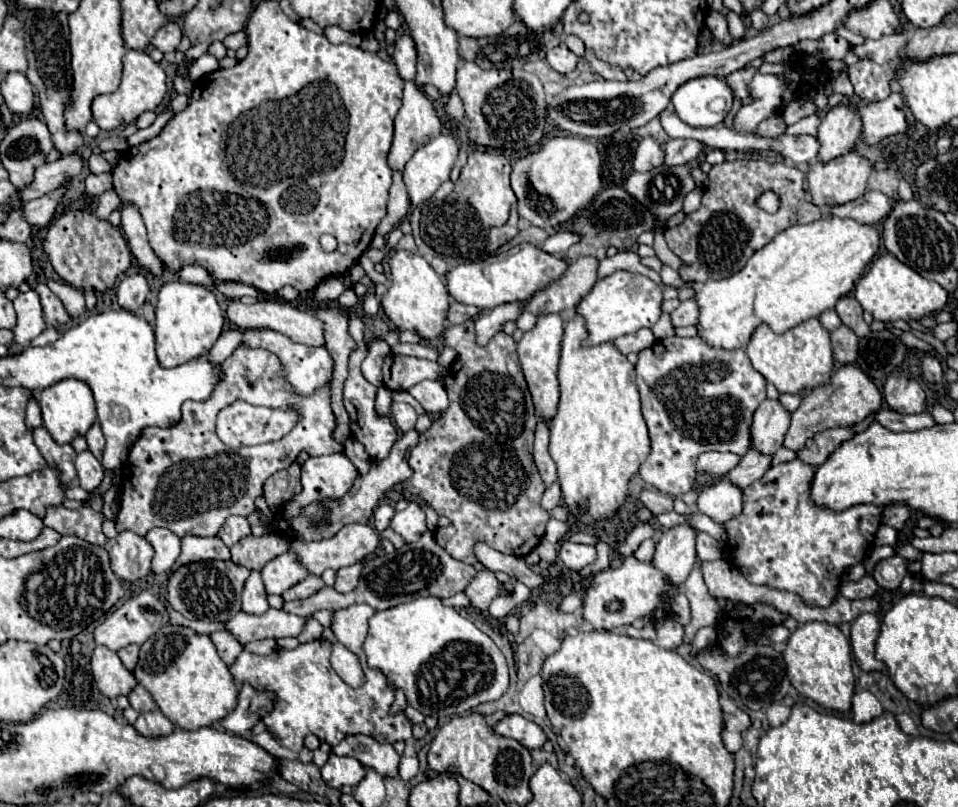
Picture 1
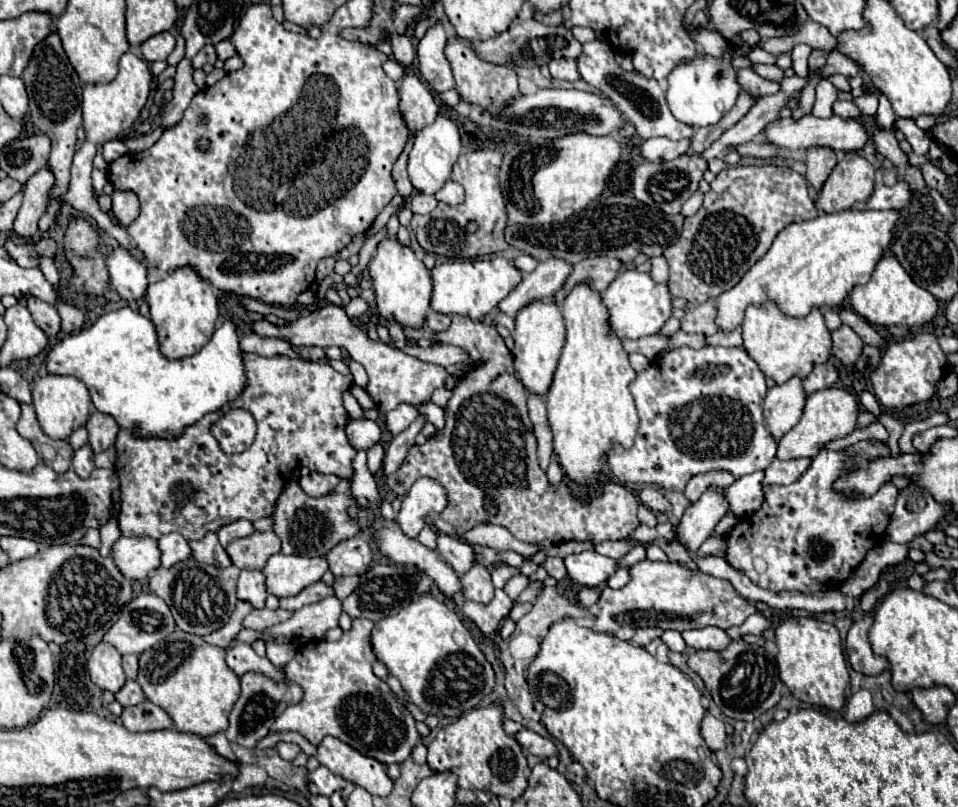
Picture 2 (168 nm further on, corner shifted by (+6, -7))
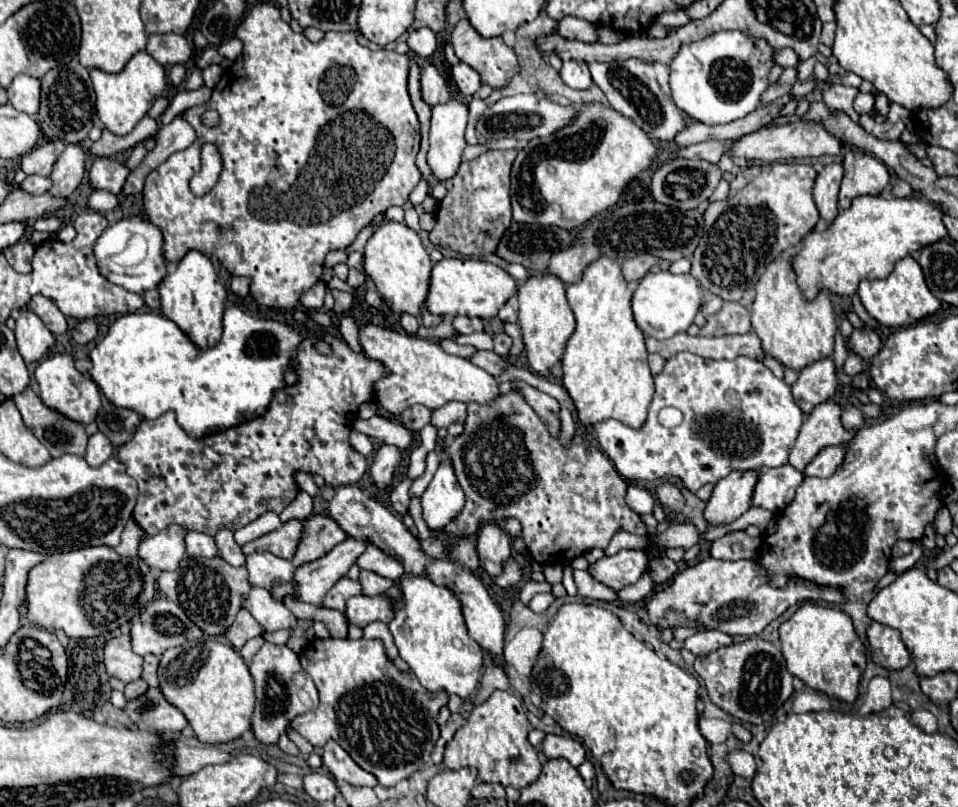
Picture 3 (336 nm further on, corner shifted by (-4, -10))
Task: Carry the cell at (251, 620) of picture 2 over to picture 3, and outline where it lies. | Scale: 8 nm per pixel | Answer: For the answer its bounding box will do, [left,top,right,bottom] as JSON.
[222,610,262,648]

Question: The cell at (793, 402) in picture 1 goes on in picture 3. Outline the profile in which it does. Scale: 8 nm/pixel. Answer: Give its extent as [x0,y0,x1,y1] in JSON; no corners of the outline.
[844,354,866,376]

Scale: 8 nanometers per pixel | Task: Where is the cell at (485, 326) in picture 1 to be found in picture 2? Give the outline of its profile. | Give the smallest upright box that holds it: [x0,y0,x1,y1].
[498,259,572,317]

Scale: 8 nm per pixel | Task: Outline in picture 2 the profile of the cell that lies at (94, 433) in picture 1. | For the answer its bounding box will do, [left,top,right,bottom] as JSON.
[86,411,118,453]

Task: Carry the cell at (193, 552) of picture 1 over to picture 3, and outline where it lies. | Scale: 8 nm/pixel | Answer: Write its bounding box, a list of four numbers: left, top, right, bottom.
[214,528,246,566]

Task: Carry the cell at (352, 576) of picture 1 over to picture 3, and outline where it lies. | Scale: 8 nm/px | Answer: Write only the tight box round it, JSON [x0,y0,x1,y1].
[358,570,394,596]

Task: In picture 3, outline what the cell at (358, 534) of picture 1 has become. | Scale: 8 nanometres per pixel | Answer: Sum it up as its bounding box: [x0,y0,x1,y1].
[356,544,404,580]

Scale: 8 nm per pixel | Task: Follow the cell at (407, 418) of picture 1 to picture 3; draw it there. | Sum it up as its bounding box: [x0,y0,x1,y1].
[400,404,432,434]

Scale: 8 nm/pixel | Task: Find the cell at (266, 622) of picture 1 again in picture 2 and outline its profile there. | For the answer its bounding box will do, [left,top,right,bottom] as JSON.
[262,595,342,643]

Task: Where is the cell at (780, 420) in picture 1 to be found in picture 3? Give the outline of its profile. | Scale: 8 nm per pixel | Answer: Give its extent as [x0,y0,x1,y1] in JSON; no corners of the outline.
[792,358,838,414]

